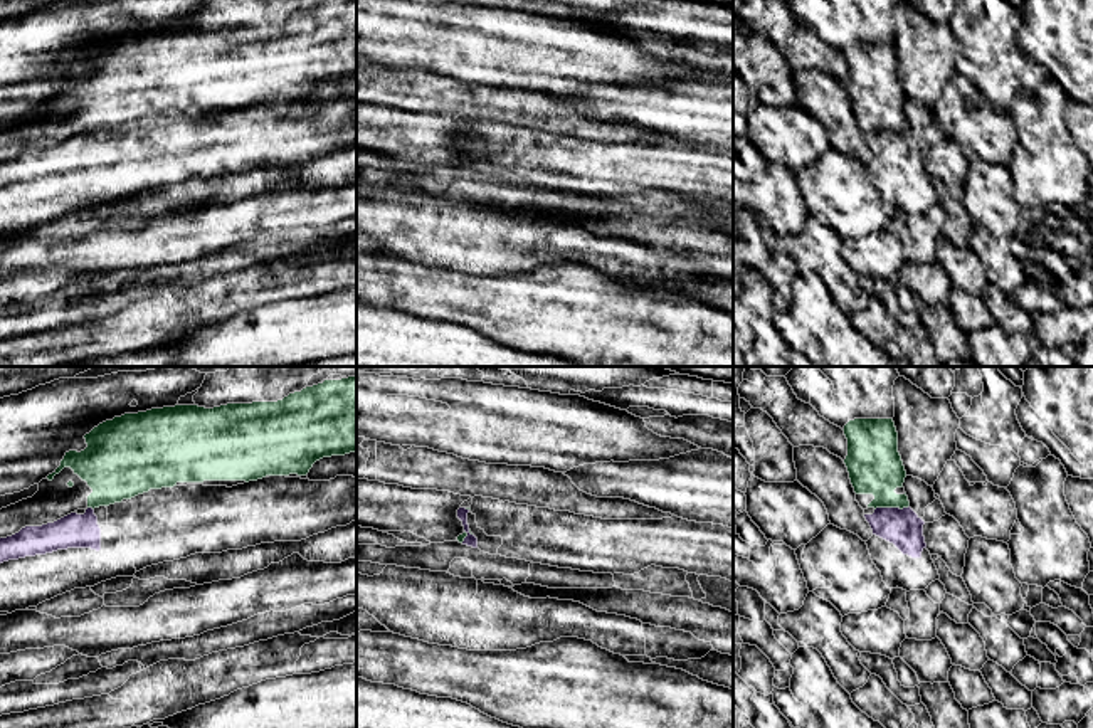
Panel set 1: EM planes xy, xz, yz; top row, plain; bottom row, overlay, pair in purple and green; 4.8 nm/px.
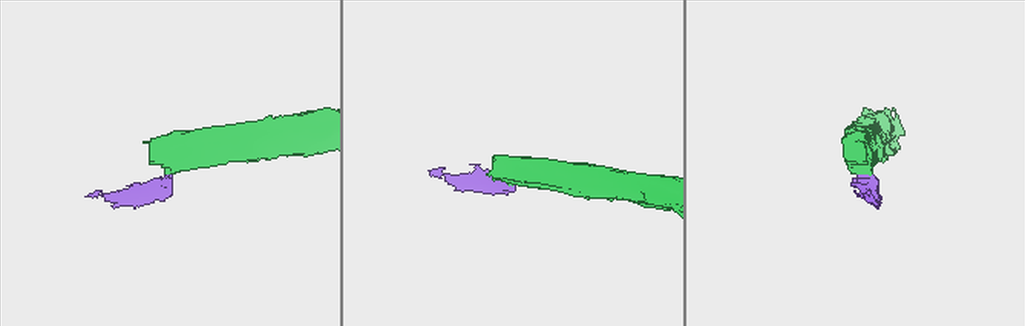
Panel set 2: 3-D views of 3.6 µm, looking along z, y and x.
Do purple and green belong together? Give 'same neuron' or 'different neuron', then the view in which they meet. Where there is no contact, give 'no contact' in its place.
different neuron; meets purple in yz

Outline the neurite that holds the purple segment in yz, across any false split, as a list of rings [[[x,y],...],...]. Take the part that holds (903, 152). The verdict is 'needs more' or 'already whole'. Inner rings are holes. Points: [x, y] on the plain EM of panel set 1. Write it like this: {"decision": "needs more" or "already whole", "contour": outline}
{"decision": "needs more", "contour": [[[910,129],[876,131],[864,141],[873,153],[873,160],[866,165],[868,173],[888,212],[925,214],[940,203],[927,173],[925,145]]]}

